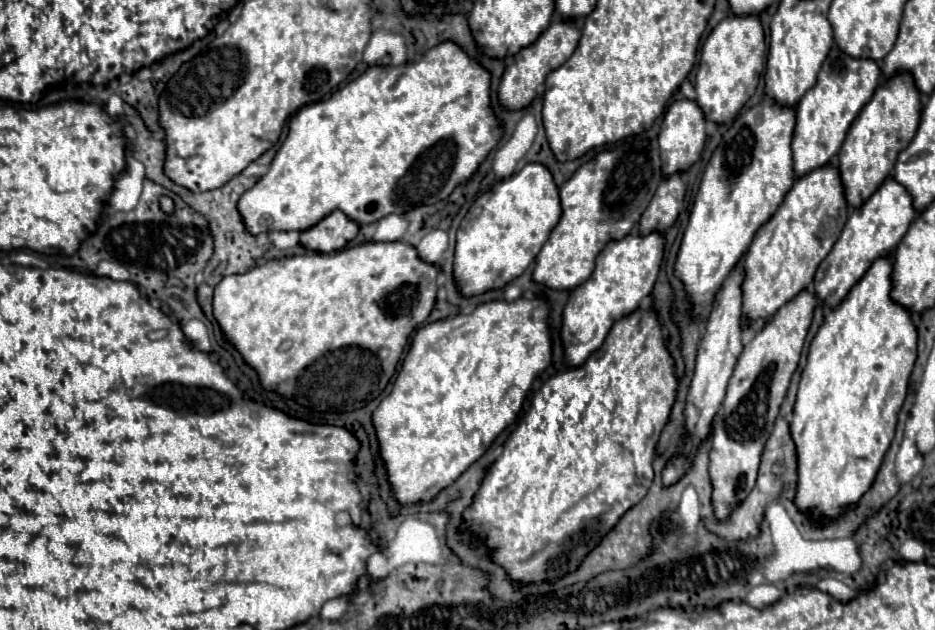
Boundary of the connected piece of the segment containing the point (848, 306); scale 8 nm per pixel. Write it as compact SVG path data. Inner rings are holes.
M878 257L850 293L828 311L816 337L810 343L808 363L802 371L798 397L790 421L798 451L798 493L796 505L802 511L814 509L836 517L844 505L854 505L872 485L882 457L894 437L898 413L908 393L908 379L916 361L916 327L912 313L892 297L892 259Z

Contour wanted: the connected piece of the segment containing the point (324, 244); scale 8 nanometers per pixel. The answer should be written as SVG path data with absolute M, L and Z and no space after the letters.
M332 211L316 225L300 231L300 243L308 251L332 253L346 247L358 235L358 223L346 217L342 211Z

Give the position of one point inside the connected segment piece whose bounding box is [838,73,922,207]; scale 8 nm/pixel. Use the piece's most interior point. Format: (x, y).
(887, 123)

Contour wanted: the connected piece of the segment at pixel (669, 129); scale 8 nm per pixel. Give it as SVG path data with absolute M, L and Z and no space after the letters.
M690 99L674 101L662 121L662 129L658 135L660 145L660 157L662 157L662 173L672 175L676 171L688 169L692 163L700 159L700 153L706 143L706 117L702 115L702 107Z

